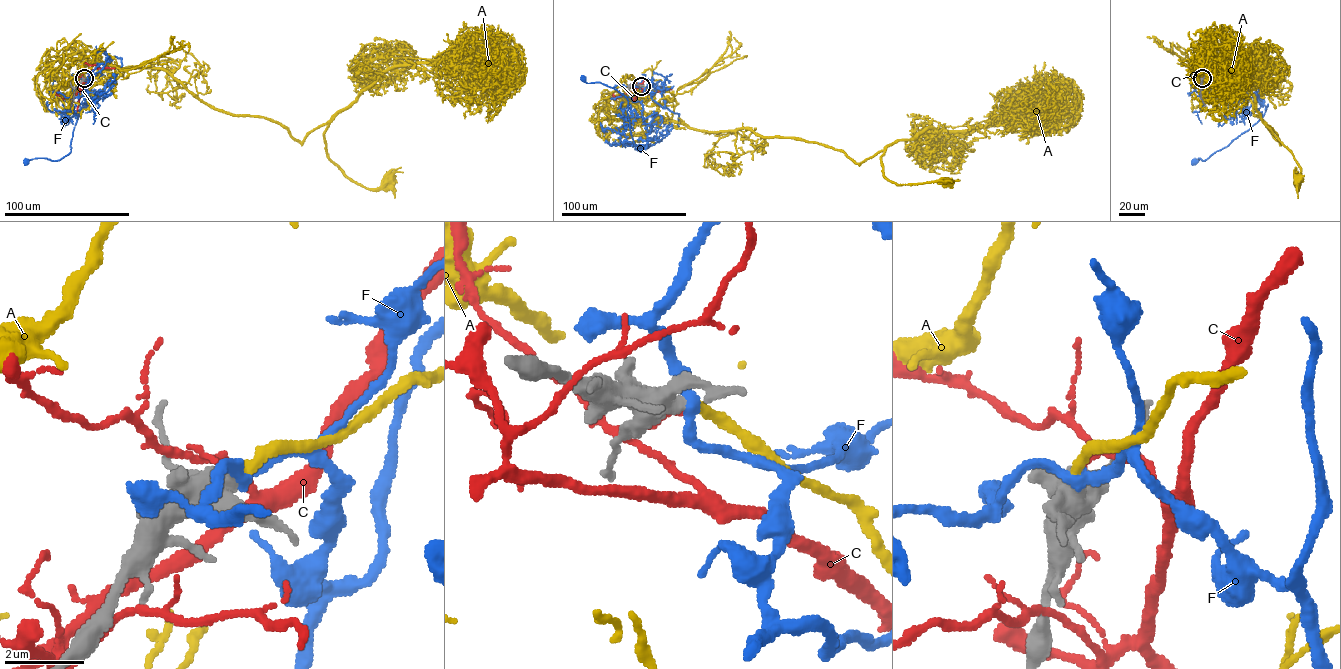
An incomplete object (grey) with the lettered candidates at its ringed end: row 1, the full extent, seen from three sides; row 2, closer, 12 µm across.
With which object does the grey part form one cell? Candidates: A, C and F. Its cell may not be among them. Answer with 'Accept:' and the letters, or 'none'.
Accept: A

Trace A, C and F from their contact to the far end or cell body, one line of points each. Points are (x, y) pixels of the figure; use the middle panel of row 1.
A: (642, 86), (657, 115), (688, 127), (803, 139), (859, 163), (885, 150), (883, 174), (896, 184), (948, 182)
C: (641, 86), (635, 89), (637, 91), (623, 93), (614, 99)
F: (641, 86), (644, 98), (679, 114), (677, 127), (640, 150), (630, 129), (627, 98), (583, 78)

